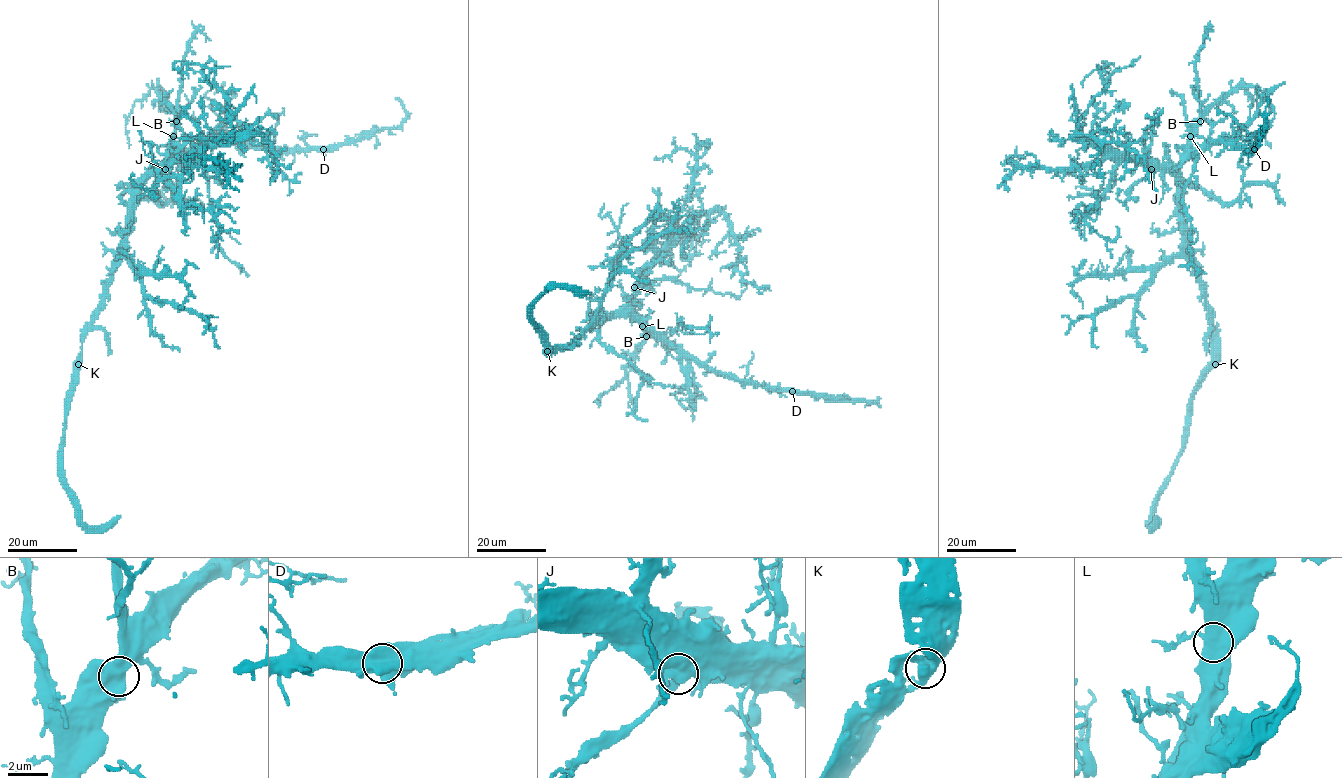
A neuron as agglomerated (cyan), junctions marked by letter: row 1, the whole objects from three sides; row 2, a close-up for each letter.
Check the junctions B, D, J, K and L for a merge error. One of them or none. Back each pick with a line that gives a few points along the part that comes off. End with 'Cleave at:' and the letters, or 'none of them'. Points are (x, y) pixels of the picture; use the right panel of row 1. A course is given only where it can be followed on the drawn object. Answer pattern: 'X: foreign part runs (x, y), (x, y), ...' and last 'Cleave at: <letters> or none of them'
Cleave at: none of them

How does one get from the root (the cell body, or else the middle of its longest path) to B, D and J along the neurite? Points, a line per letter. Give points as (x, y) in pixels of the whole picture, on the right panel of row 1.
B: (1183, 229), (1180, 164), (1187, 148), (1191, 129), (1200, 121)
D: (1183, 229), (1180, 166), (1211, 142), (1237, 142), (1254, 149)
J: (1183, 229), (1180, 182), (1167, 171), (1151, 169)

